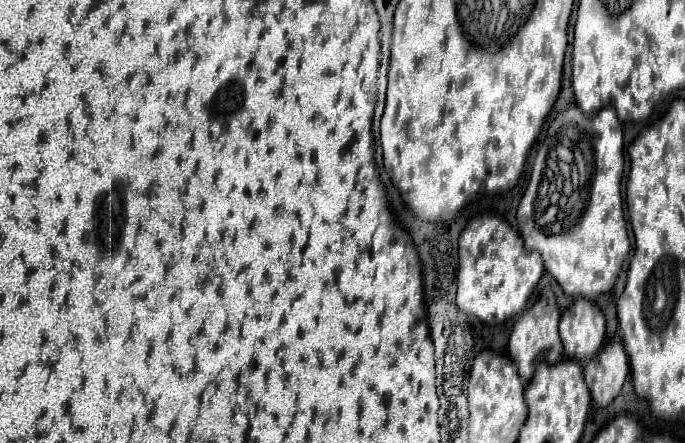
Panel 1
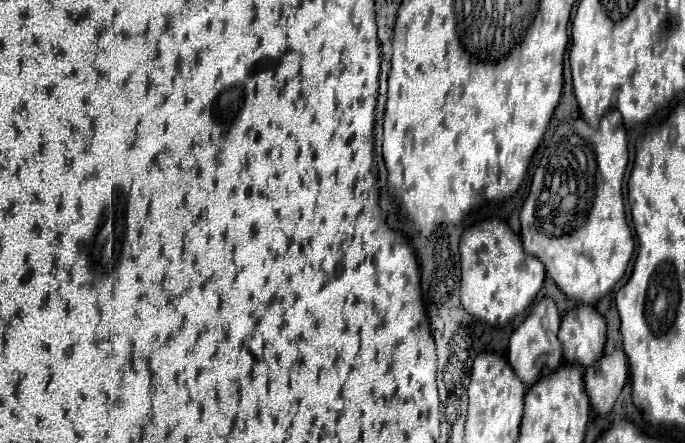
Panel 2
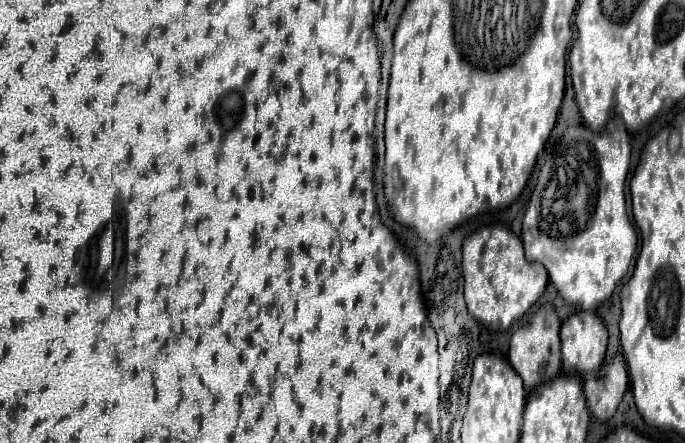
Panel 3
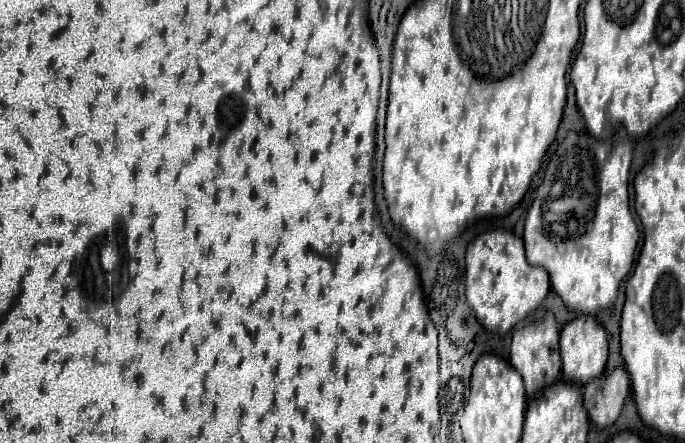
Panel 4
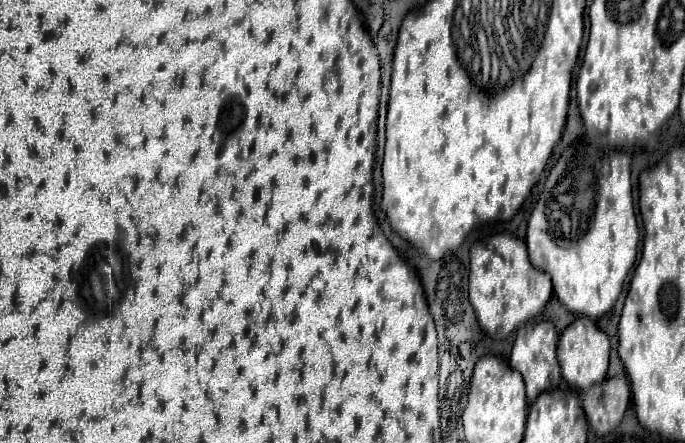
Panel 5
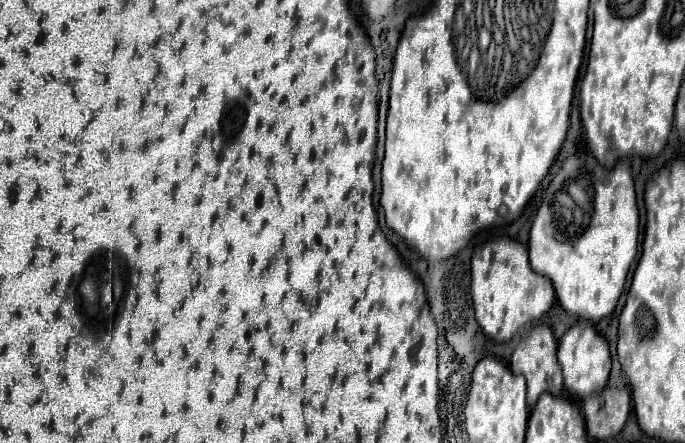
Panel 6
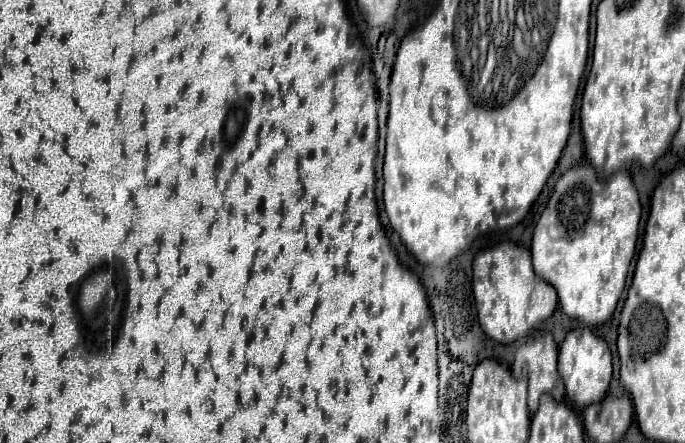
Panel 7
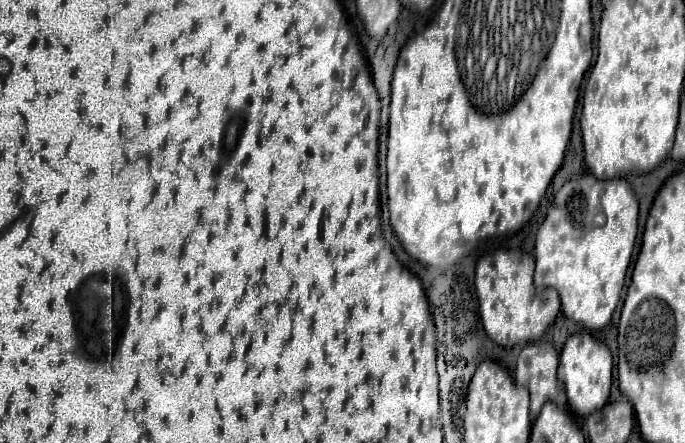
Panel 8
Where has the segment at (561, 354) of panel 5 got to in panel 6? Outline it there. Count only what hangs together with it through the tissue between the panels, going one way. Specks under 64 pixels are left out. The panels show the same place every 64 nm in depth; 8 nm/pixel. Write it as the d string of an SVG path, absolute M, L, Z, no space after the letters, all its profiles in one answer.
M588 320L576 322L560 340L558 344L558 364L562 366L564 374L564 386L572 396L588 396L596 390L602 390L608 382L610 374L610 352L606 338L594 328L594 324L588 324Z

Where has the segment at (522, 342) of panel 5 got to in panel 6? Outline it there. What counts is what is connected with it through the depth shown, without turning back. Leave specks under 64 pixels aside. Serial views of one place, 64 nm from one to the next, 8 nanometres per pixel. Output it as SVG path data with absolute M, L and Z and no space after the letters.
M546 324L534 326L522 336L518 348L512 354L510 370L514 374L522 374L526 378L528 406L530 408L534 408L534 404L536 404L536 400L542 392L550 392L550 394L560 394L562 392L564 386L562 386L562 372L560 372L560 366L556 362L556 338L554 338L550 326L546 326Z

